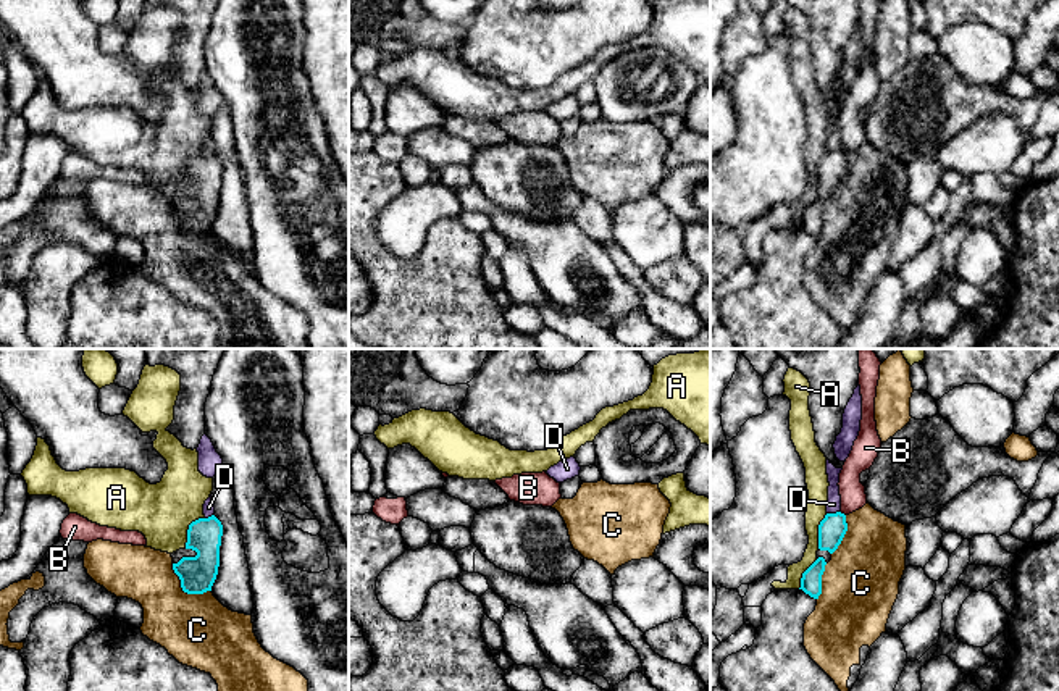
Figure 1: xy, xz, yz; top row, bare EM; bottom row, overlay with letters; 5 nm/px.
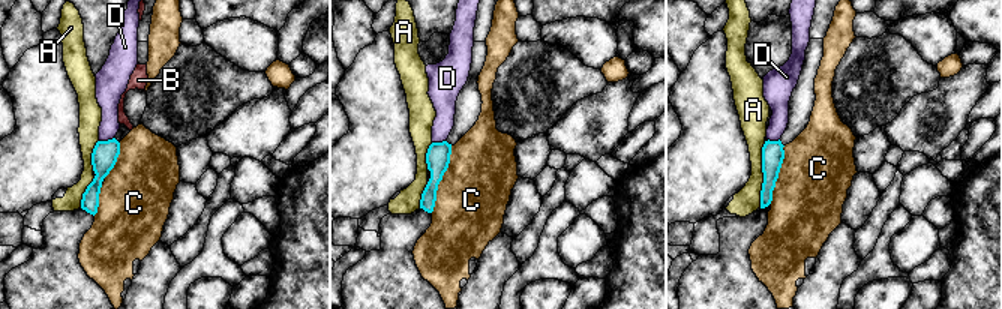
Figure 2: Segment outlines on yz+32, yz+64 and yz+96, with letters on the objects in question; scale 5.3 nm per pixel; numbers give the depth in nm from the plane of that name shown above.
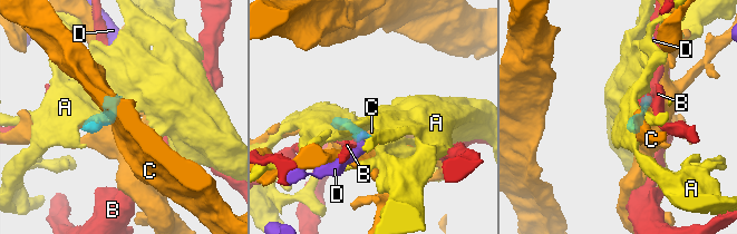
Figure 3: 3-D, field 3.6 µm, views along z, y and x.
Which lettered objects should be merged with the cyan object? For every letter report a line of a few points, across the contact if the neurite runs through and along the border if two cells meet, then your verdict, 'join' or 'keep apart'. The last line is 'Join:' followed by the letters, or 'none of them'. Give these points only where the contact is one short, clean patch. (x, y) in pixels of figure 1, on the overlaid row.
A: keep apart
B: line yz (840, 512), (845, 515); keep apart
C: keep apart
D: line yz (840, 510), (827, 514); keep apart
Join: none of them

